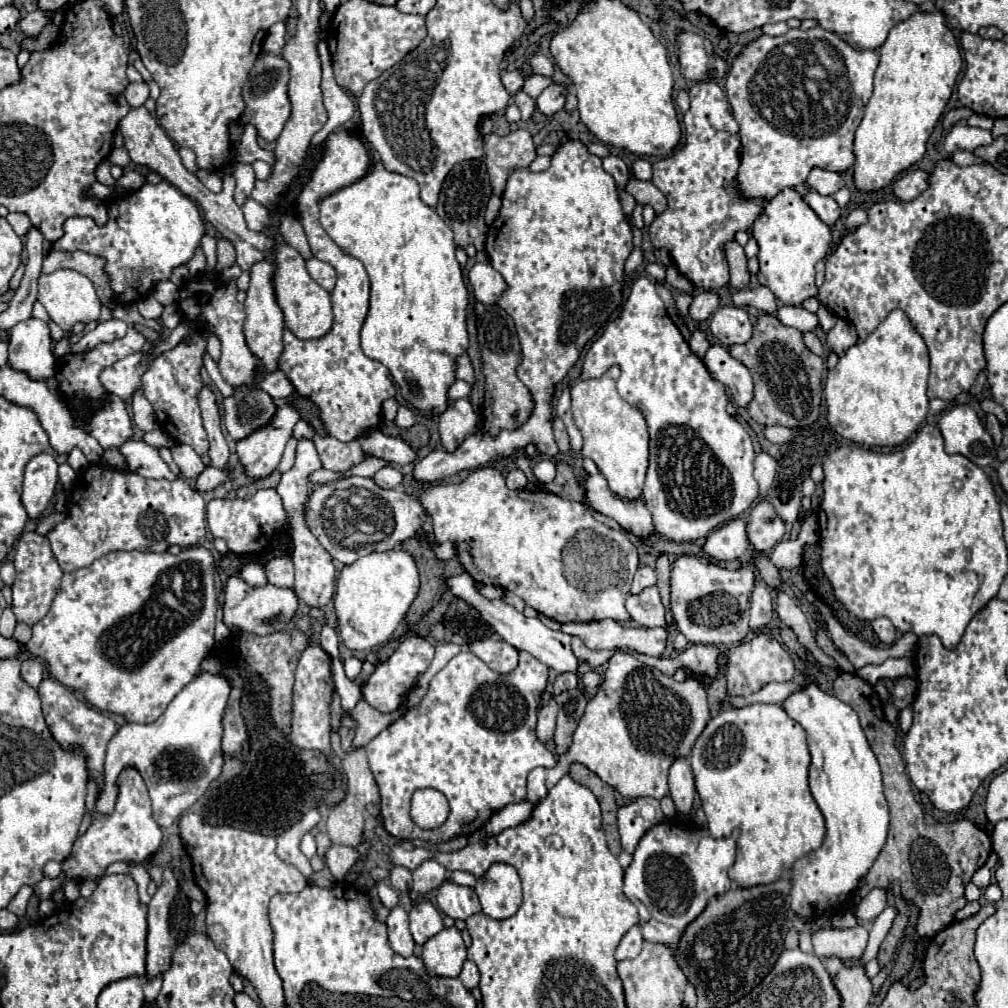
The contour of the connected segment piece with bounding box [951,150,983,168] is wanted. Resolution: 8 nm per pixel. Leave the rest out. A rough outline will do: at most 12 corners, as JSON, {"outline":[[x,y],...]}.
{"outline":[[957,150],[951,156],[961,168],[983,162],[969,150]]}

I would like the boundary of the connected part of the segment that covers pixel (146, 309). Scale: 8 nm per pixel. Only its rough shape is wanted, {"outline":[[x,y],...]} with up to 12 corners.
{"outline":[[151,296],[137,302],[143,318],[161,318],[163,306]]}

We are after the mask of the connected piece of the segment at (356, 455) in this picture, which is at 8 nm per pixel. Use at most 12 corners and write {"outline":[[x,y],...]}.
{"outline":[[315,436],[323,468],[341,472],[365,452],[357,440]]}

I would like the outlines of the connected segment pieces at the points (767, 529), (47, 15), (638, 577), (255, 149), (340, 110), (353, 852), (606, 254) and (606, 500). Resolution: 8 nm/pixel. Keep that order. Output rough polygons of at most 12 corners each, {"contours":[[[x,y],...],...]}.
{"contours":[[[751,510],[747,536],[757,552],[769,552],[785,534],[779,516]],[[37,8],[21,18],[27,36],[37,36],[55,12]],[[639,564],[635,572],[631,594],[653,586],[655,570]],[[254,126],[244,127],[237,146],[237,162],[265,160],[271,164],[273,152],[259,148]],[[321,42],[323,96],[329,120],[313,136],[321,144],[351,120],[355,106],[335,84],[327,44]],[[331,846],[325,856],[337,880],[343,880],[359,850],[353,846]],[[579,140],[509,174],[485,252],[535,408],[413,476],[437,482],[535,444],[623,302],[617,186]],[[603,474],[581,486],[593,510],[617,520],[633,536],[655,532],[639,498],[613,494]]]}

